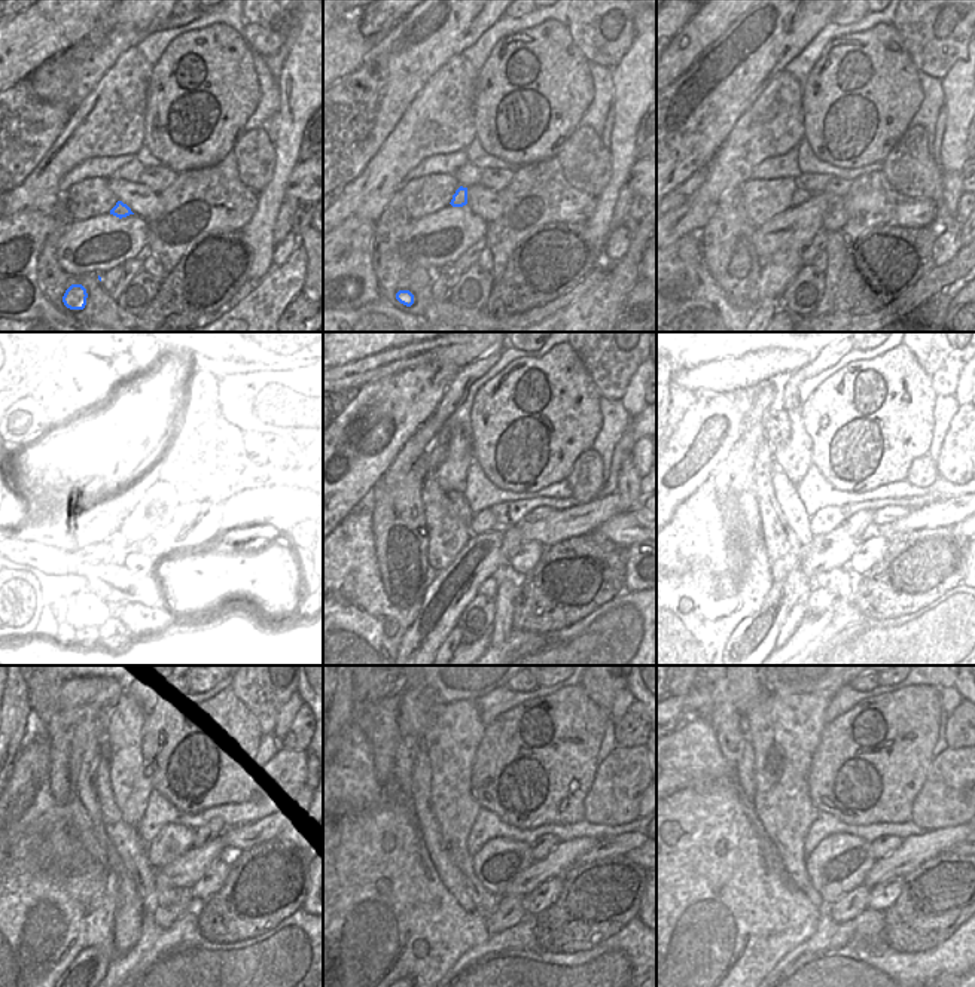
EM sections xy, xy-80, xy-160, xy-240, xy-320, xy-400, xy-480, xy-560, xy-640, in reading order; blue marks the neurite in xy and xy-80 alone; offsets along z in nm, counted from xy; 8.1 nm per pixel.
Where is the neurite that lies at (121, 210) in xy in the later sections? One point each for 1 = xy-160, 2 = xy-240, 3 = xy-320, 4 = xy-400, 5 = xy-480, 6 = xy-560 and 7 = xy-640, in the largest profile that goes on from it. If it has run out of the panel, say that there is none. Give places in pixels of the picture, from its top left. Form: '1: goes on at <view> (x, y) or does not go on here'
1: goes on at xy-160 (800, 195)
2: goes on at xy-240 (140, 527)
3: goes on at xy-320 (484, 521)
4: goes on at xy-400 (828, 518)
5: goes on at xy-480 (170, 844)
6: goes on at xy-560 (500, 861)
7: goes on at xy-640 (838, 864)

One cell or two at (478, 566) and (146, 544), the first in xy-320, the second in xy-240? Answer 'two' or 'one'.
two

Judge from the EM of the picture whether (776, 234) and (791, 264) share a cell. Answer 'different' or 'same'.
different

